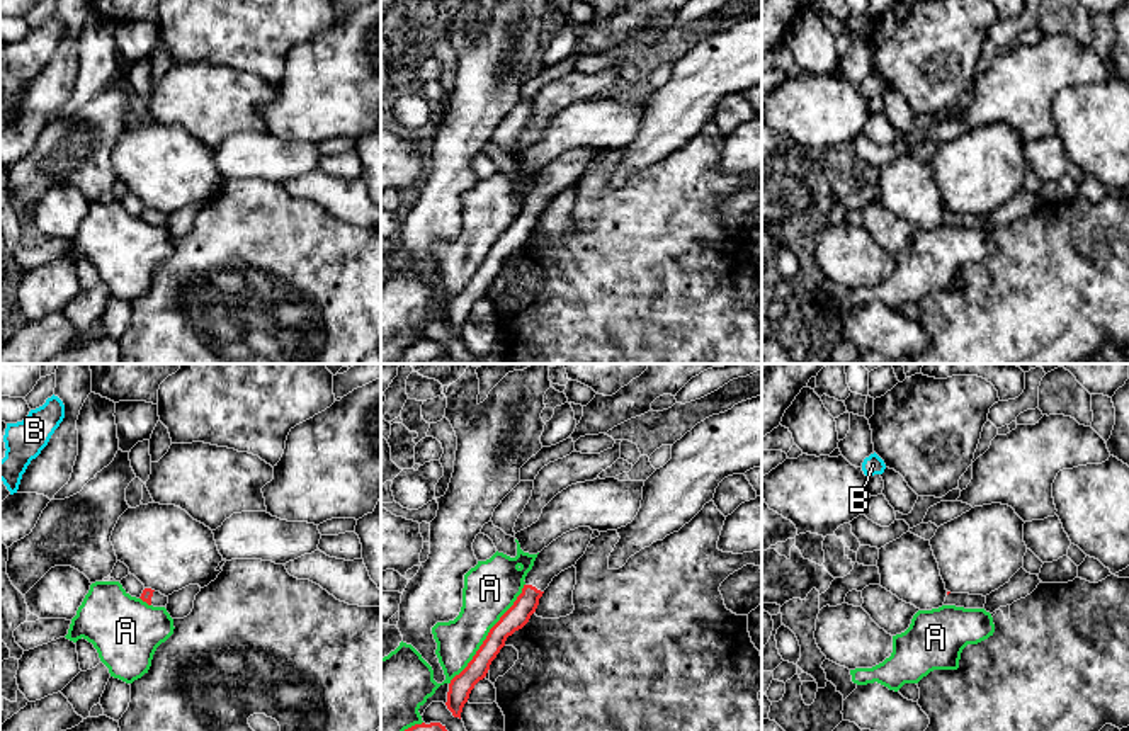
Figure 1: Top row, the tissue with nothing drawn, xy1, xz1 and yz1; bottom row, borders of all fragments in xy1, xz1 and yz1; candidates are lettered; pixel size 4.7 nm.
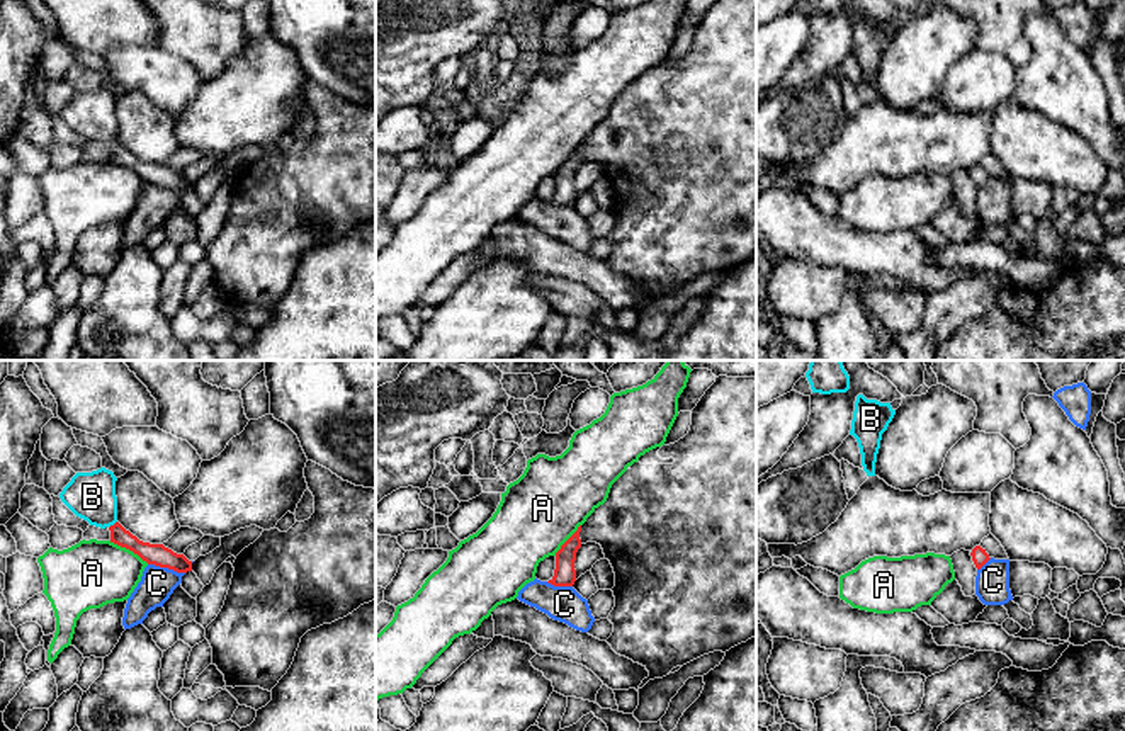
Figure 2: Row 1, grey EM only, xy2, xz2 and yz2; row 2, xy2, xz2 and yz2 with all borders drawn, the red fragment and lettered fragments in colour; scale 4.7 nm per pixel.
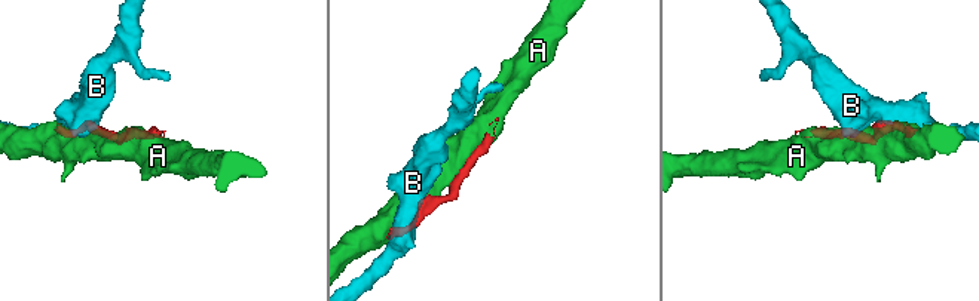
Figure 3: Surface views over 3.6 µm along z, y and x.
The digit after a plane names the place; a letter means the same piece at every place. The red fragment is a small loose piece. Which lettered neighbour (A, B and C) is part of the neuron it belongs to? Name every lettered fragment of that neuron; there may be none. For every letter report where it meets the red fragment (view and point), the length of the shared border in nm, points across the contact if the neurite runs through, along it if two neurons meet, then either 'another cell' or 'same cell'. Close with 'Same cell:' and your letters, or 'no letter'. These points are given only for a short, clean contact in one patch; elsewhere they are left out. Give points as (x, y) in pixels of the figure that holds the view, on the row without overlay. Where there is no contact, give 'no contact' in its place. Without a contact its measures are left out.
A: meets red in xz1 at (488, 254); contact 600 nm long; another cell
B: meets red in xy2 at (114, 143); contact 50 nm long; another cell
C: meets red in xy2 at (167, 186); contact 180 nm long; border along xy2 (148, 182), (184, 192); another cell
Same cell: no letter

